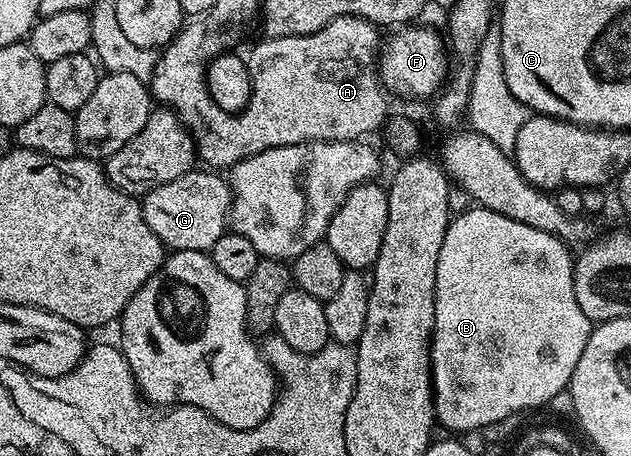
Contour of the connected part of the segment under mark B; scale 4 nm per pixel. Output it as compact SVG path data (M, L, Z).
M471 205L468 211L454 216L447 225L445 241L441 241L441 253L437 257L437 285L435 286L435 332L431 335L431 385L435 397L435 417L440 428L448 427L448 432L474 431L479 433L483 427L501 421L510 414L530 412L530 407L550 404L557 393L568 390L573 377L573 369L577 369L577 361L581 361L581 353L585 353L585 345L593 330L593 320L581 313L581 305L577 305L577 293L573 289L575 280L575 259L572 248L562 243L556 235L545 233L541 229L533 229L533 225L525 225L521 221L513 221L509 217L501 217L501 213L493 213L478 205Z

